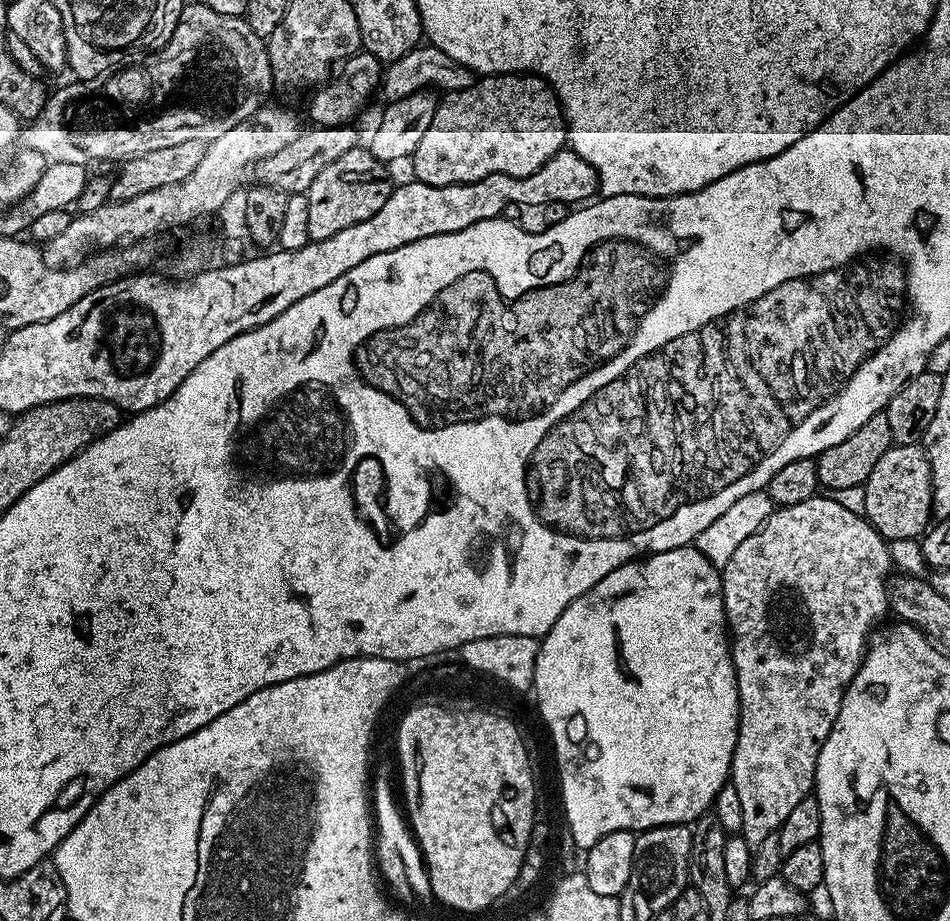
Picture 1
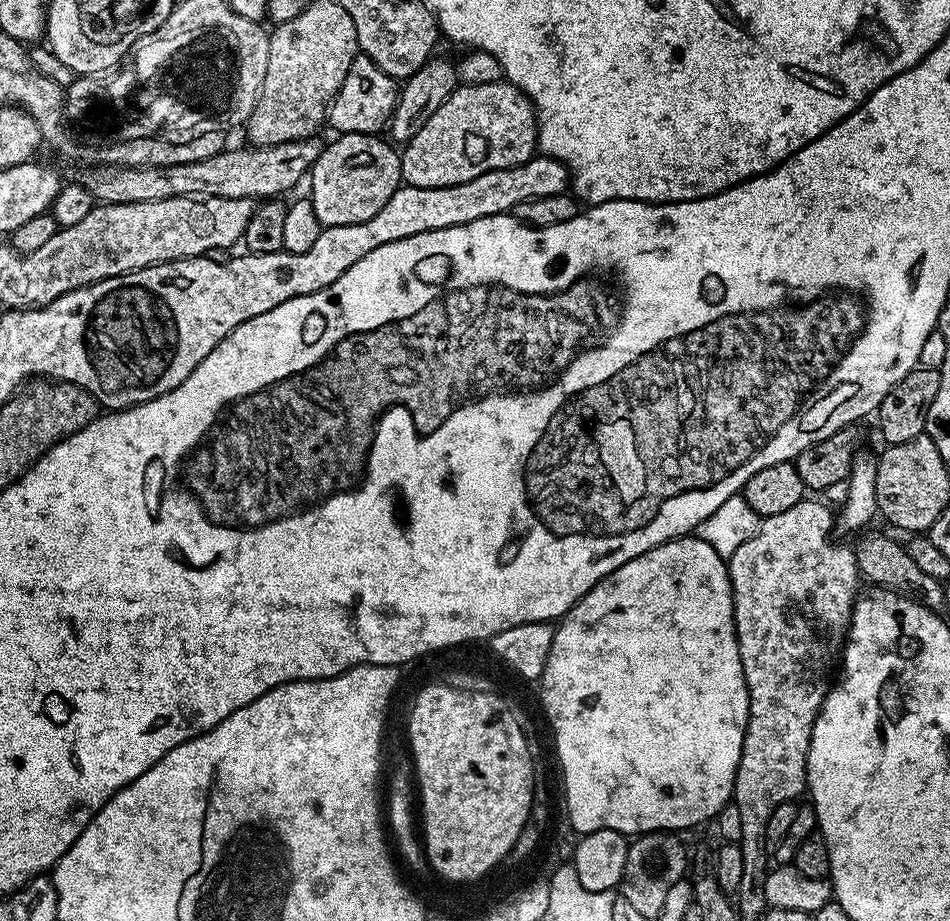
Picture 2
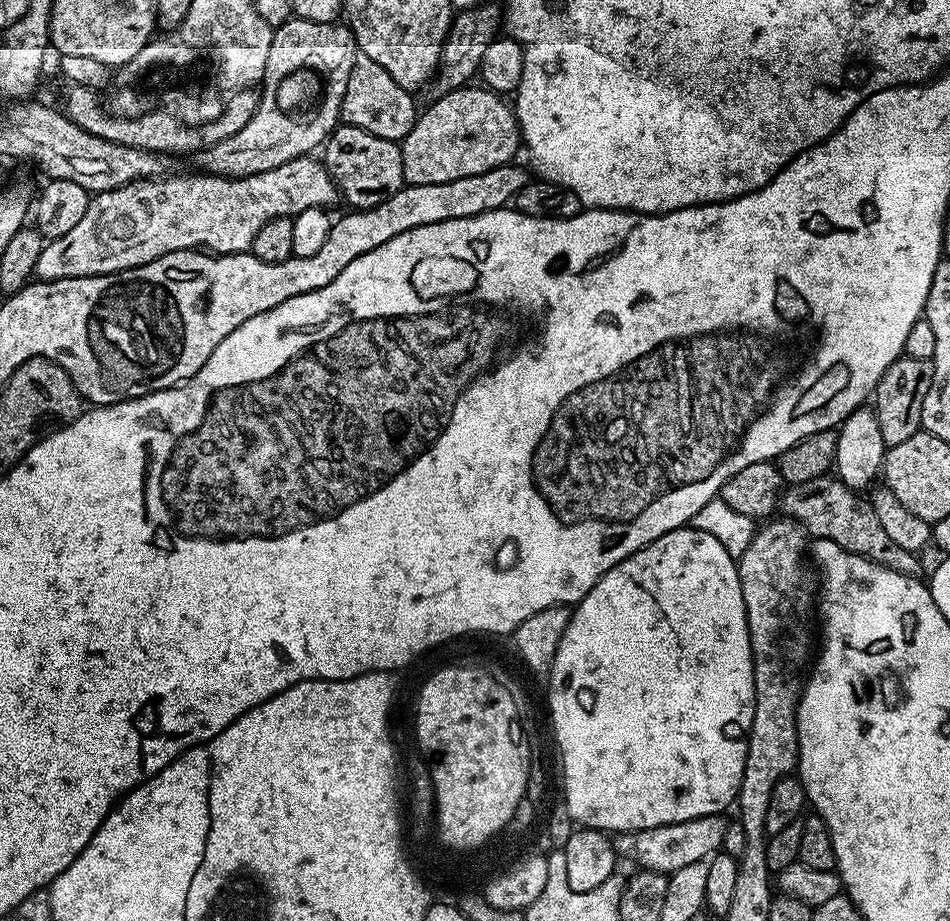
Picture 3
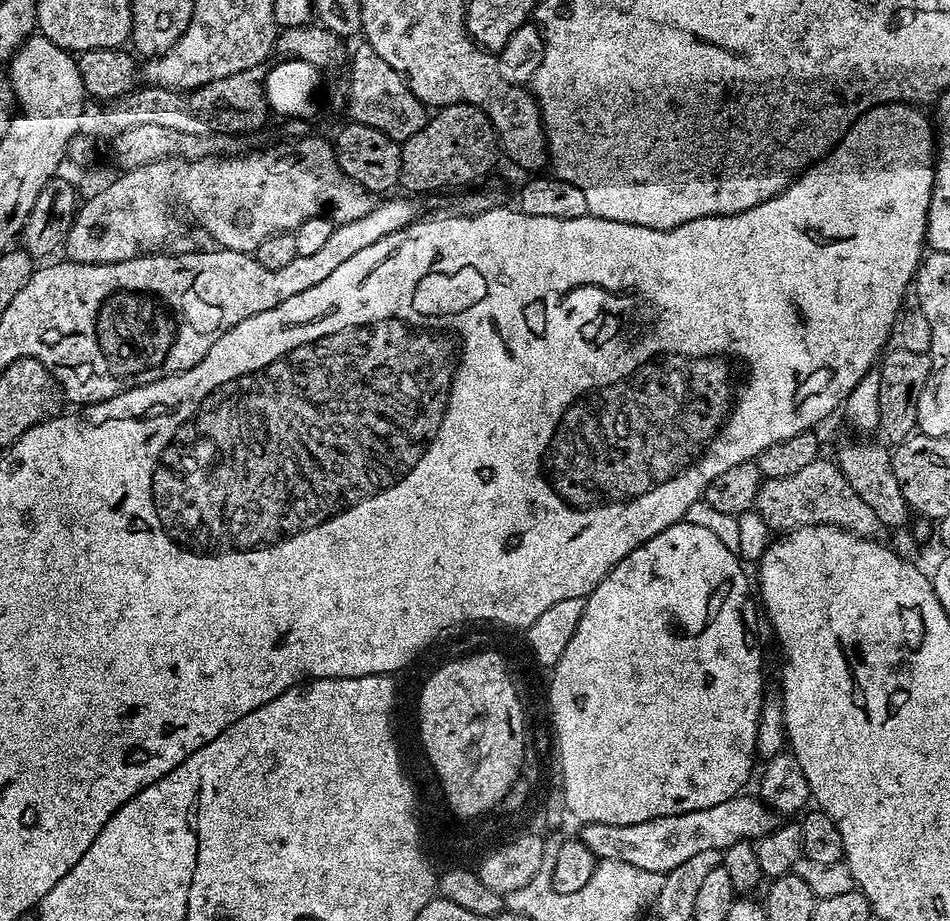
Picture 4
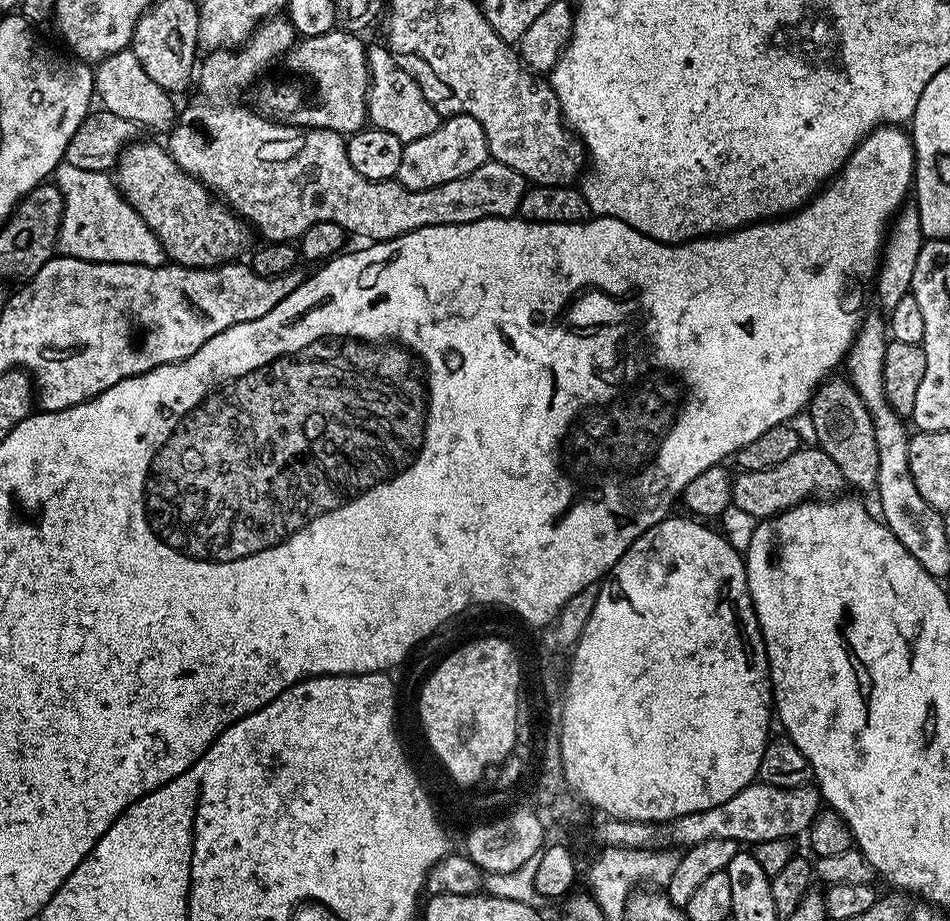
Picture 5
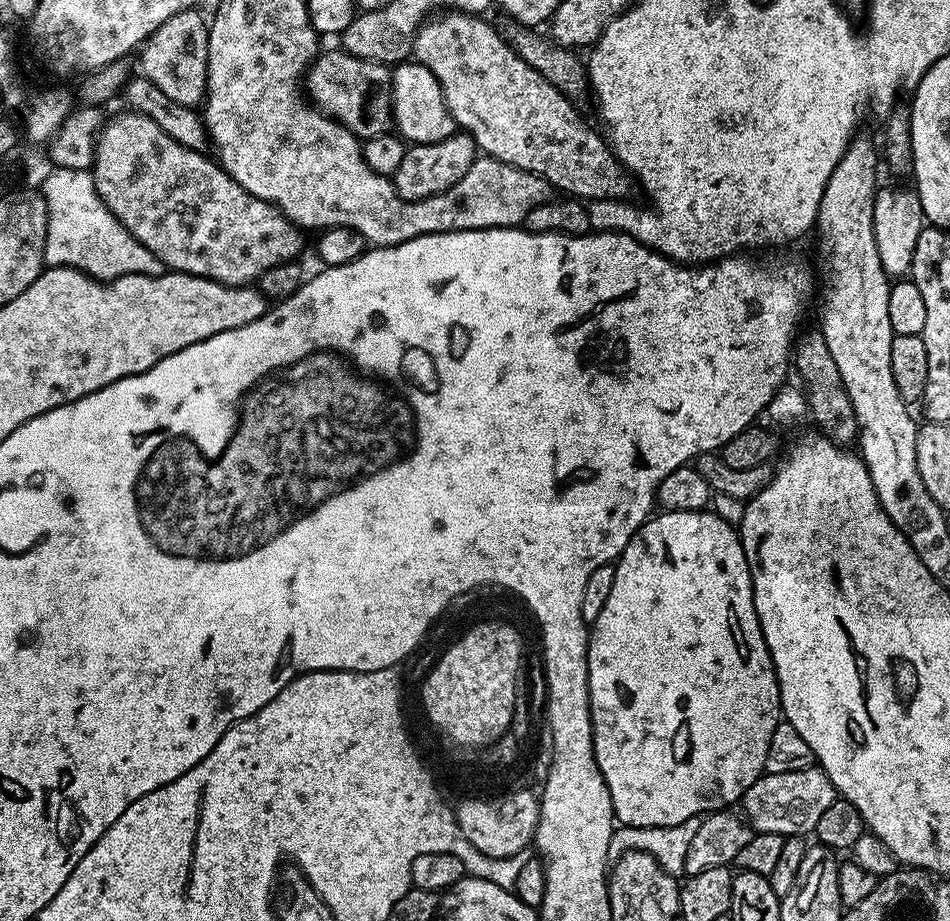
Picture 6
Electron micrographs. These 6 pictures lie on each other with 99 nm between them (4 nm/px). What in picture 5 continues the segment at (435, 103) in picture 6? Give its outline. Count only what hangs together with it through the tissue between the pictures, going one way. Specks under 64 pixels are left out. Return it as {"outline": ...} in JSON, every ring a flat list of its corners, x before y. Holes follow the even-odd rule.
{"outline":[[383,43,368,48,368,119,377,128,394,134,402,141,426,138,439,126,442,114,420,87,420,81]]}

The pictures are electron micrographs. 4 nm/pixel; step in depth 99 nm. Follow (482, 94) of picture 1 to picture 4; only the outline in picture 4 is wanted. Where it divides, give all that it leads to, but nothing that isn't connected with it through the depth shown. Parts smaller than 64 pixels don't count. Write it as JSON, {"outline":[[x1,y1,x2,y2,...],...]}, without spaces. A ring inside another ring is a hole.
{"outline":[[446,104,439,109,440,112,429,119,428,125,409,140,403,141,400,149,400,183,399,187,405,193,436,192,439,188,452,188,455,184,468,184,479,176,484,176,492,168,492,163,498,156,498,141,496,131,488,121,488,115,472,104]]}

